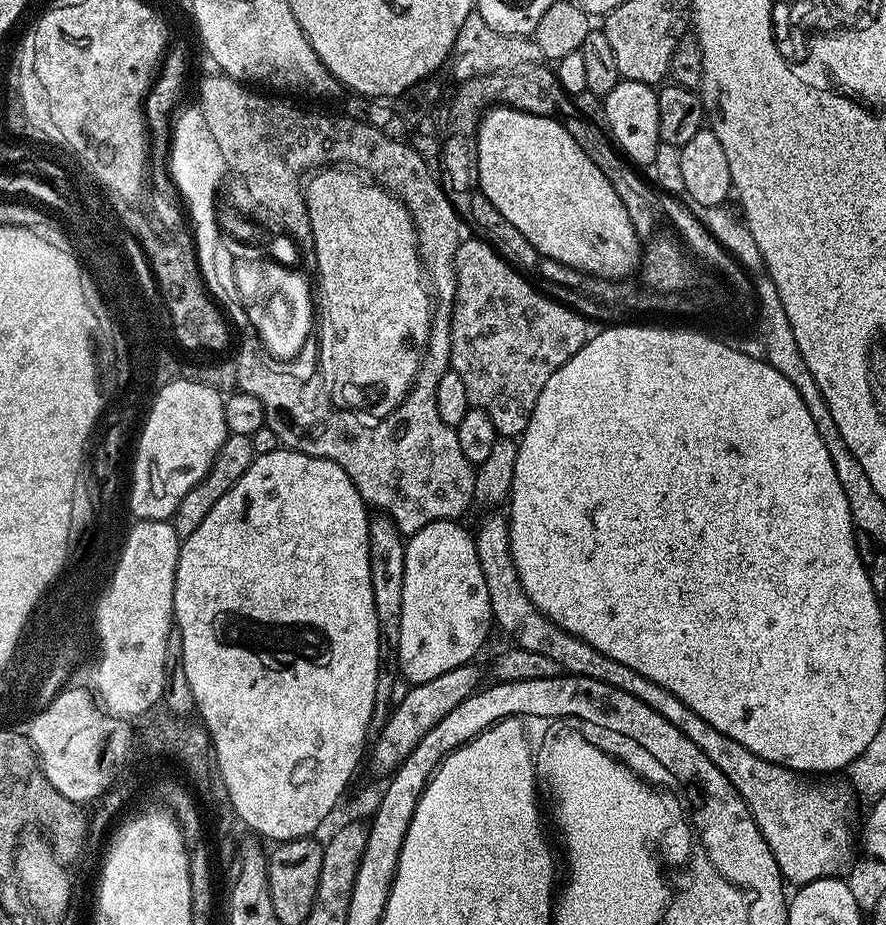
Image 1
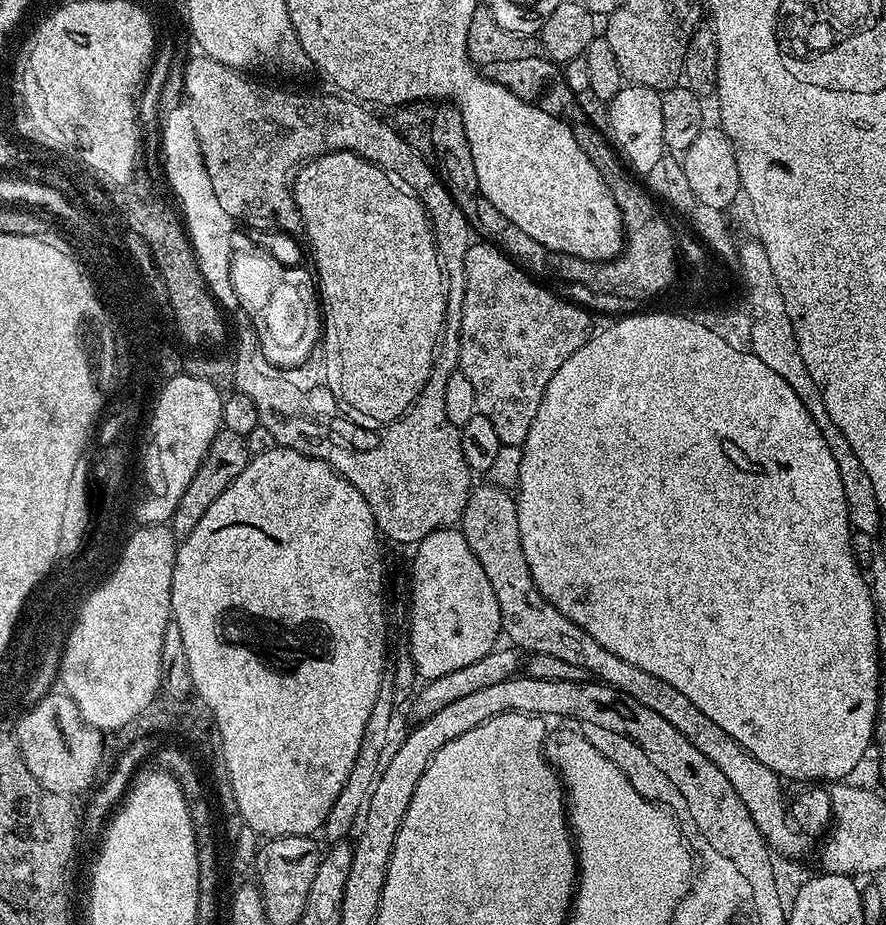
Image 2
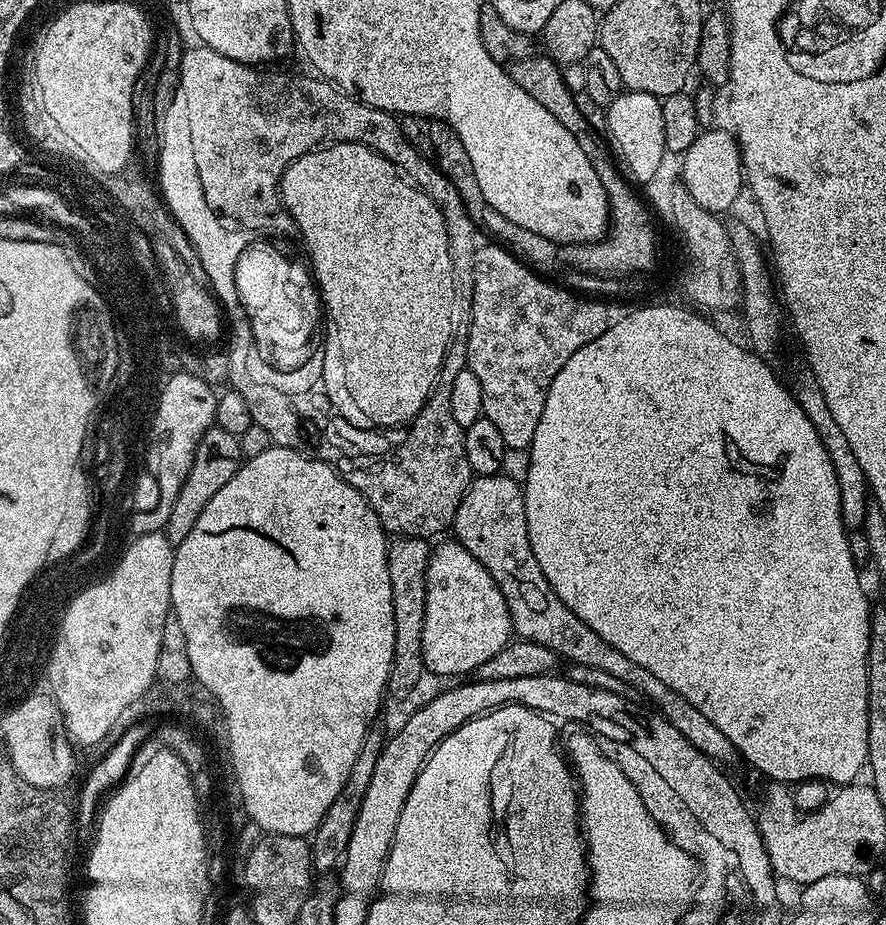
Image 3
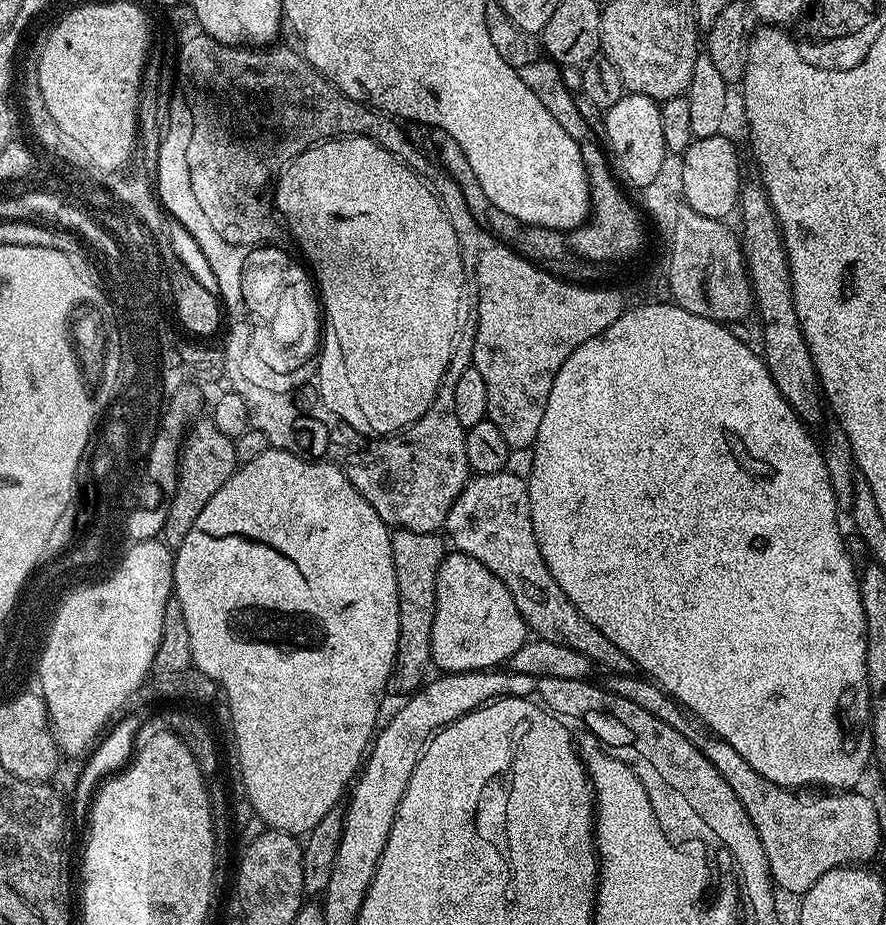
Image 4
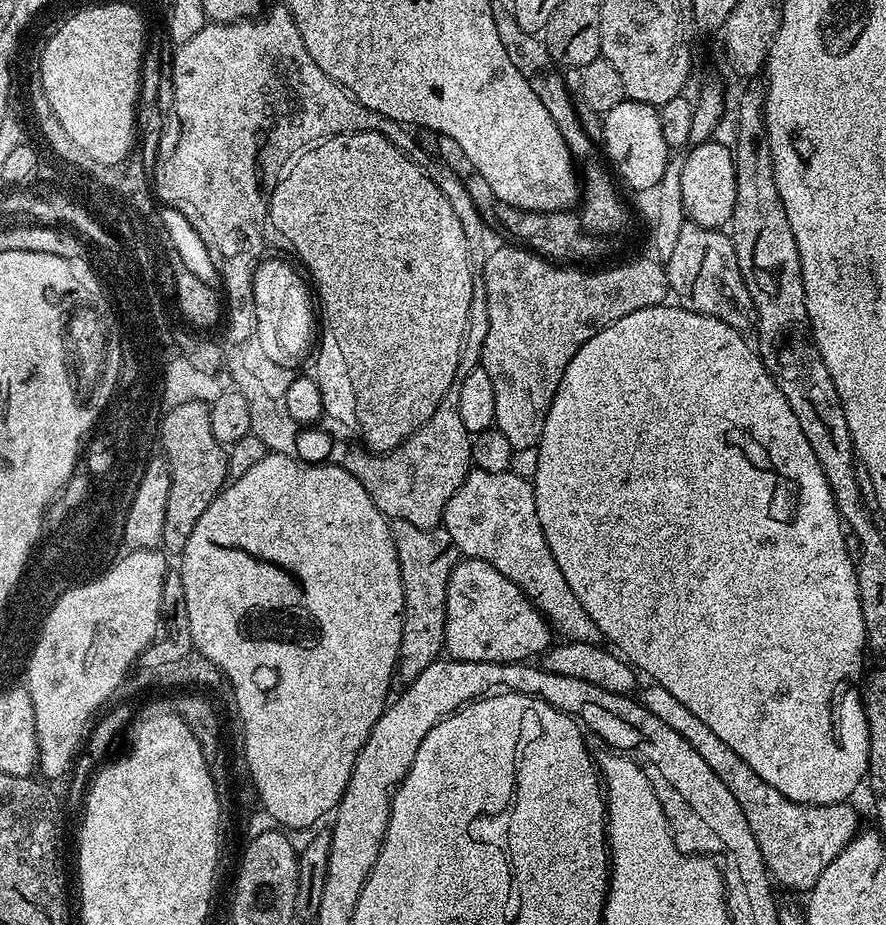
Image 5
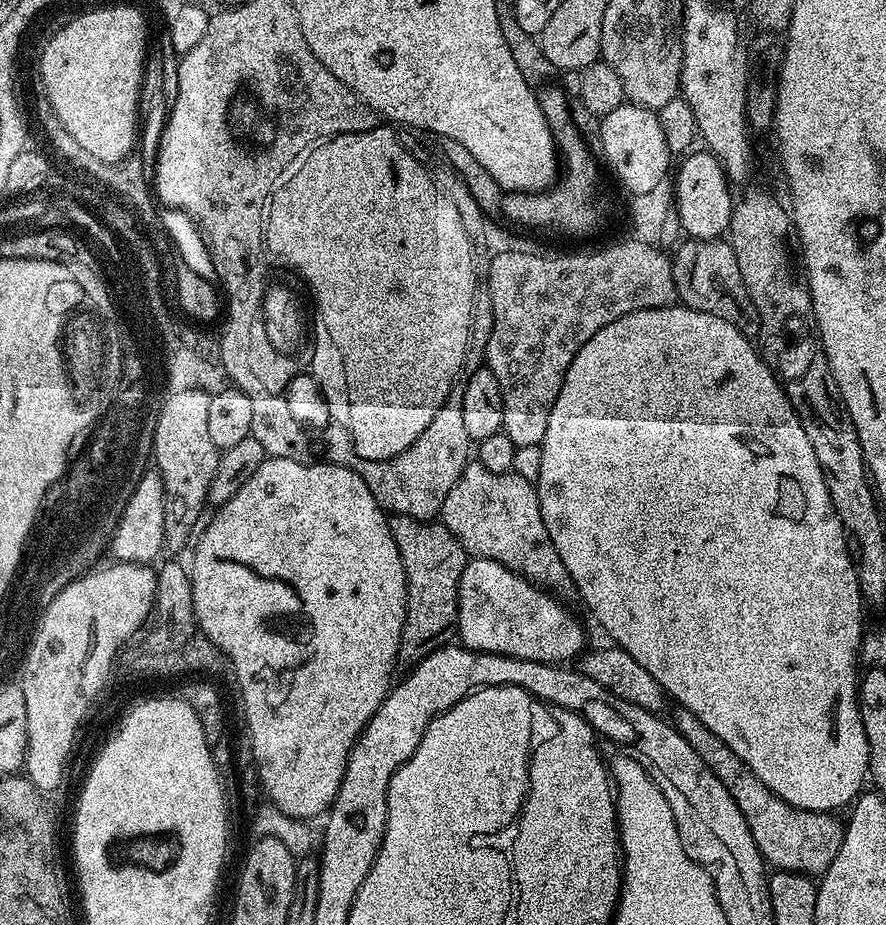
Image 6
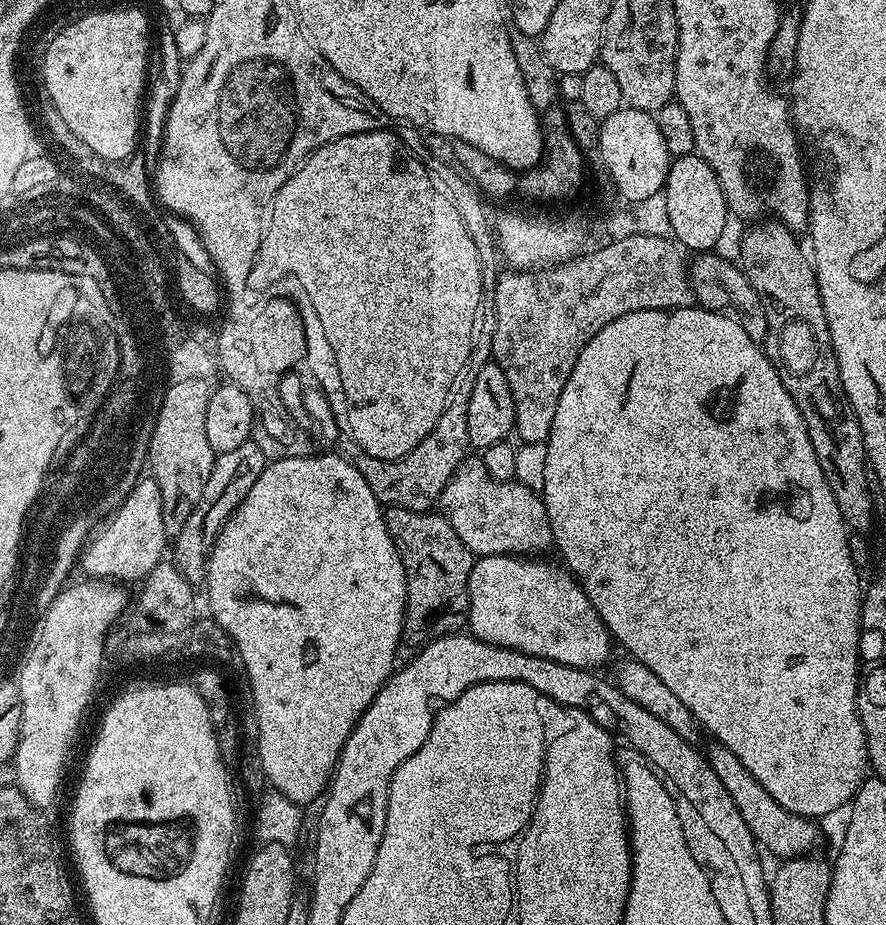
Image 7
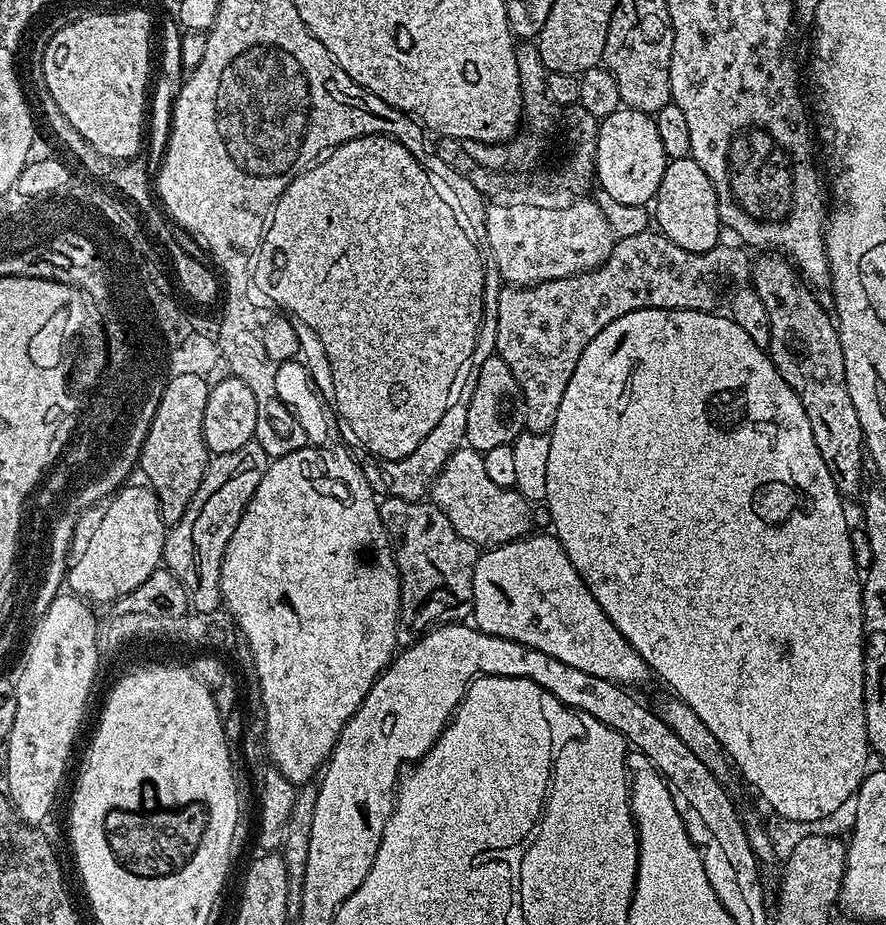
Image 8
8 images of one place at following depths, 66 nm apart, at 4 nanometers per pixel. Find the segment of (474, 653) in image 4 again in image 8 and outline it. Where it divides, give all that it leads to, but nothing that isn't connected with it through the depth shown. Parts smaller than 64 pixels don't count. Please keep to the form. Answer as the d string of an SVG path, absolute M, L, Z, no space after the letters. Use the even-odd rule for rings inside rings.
M529 534L523 540L499 544L477 555L471 614L475 627L481 628L486 634L510 638L514 642L522 642L522 646L542 650L542 654L550 654L550 658L558 658L558 662L586 670L586 674L594 674L594 678L606 678L611 684L633 686L646 683L648 676L650 680L650 669L642 654L638 654L638 650L634 650L630 642L618 634L618 626L606 618L606 610L598 606L598 598L590 594L586 582L582 582L578 570L574 570L560 541L552 534L536 535Z

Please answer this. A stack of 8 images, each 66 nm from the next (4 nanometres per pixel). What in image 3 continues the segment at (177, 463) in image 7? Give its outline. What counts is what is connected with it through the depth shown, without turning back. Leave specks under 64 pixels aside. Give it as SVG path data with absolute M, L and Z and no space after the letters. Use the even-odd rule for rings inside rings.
M215 426L205 432L196 447L190 474L186 474L186 482L182 482L182 490L178 490L178 498L174 498L174 506L170 506L170 518L162 529L173 546L180 544L182 538L186 538L190 530L194 530L194 522L198 522L198 514L206 510L206 502L210 502L210 498L214 498L214 494L218 494L218 490L222 490L226 482L230 482L230 478L234 478L244 459L239 436L226 434L226 430Z

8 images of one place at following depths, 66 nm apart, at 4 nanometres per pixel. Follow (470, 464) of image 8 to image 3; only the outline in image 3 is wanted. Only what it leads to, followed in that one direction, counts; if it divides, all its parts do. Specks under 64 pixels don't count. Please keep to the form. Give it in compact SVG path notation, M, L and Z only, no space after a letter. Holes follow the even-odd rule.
M497 474L494 476L476 476L468 485L466 494L458 506L458 510L452 519L451 531L454 539L482 566L486 566L486 574L494 578L498 590L502 590L502 598L506 598L506 610L510 610L513 633L521 640L538 642L538 646L546 646L546 650L555 652L561 661L581 664L582 666L595 666L619 678L629 686L634 686L637 697L649 700L659 715L664 717L690 746L694 746L703 756L709 756L717 765L732 764L738 760L738 753L730 738L693 706L686 702L678 690L666 686L662 678L654 678L650 670L638 666L638 662L626 658L610 642L602 642L558 594L548 587L546 574L542 574L542 566L538 566L538 558L534 558L534 550L530 550L530 538L526 530L526 502L524 501L524 489L509 476Z

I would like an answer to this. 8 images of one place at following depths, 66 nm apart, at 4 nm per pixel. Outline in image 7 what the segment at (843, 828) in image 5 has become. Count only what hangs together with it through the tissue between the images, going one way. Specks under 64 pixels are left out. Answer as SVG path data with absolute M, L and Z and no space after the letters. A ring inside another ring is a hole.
M712 742L709 745L706 759L714 774L718 774L718 782L726 786L726 794L734 798L734 806L738 806L738 814L742 814L742 822L746 822L757 845L765 853L773 852L779 858L809 855L815 849L812 847L820 840L820 828L816 825L819 823L815 819L786 810L786 806L778 806L778 802L774 802L774 798L766 794L762 782L758 782L758 778L754 778L754 774L750 774L750 770L746 770L742 762L738 762L738 754L734 754L734 750L730 750L725 744Z

